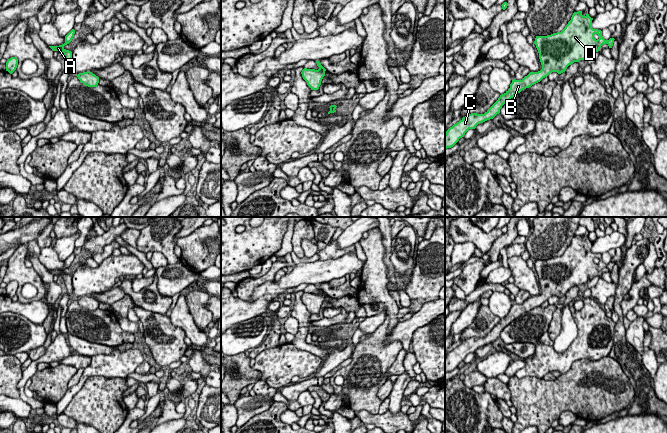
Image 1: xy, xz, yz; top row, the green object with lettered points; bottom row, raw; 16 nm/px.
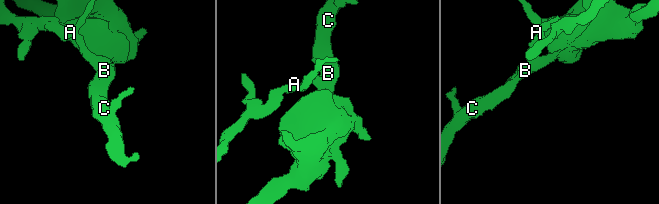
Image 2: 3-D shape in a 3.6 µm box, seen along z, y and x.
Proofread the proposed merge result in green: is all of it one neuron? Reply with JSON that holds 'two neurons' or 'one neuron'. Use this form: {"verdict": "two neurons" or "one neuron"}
{"verdict": "one neuron"}

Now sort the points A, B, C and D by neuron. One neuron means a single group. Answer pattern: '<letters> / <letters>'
A B C D

